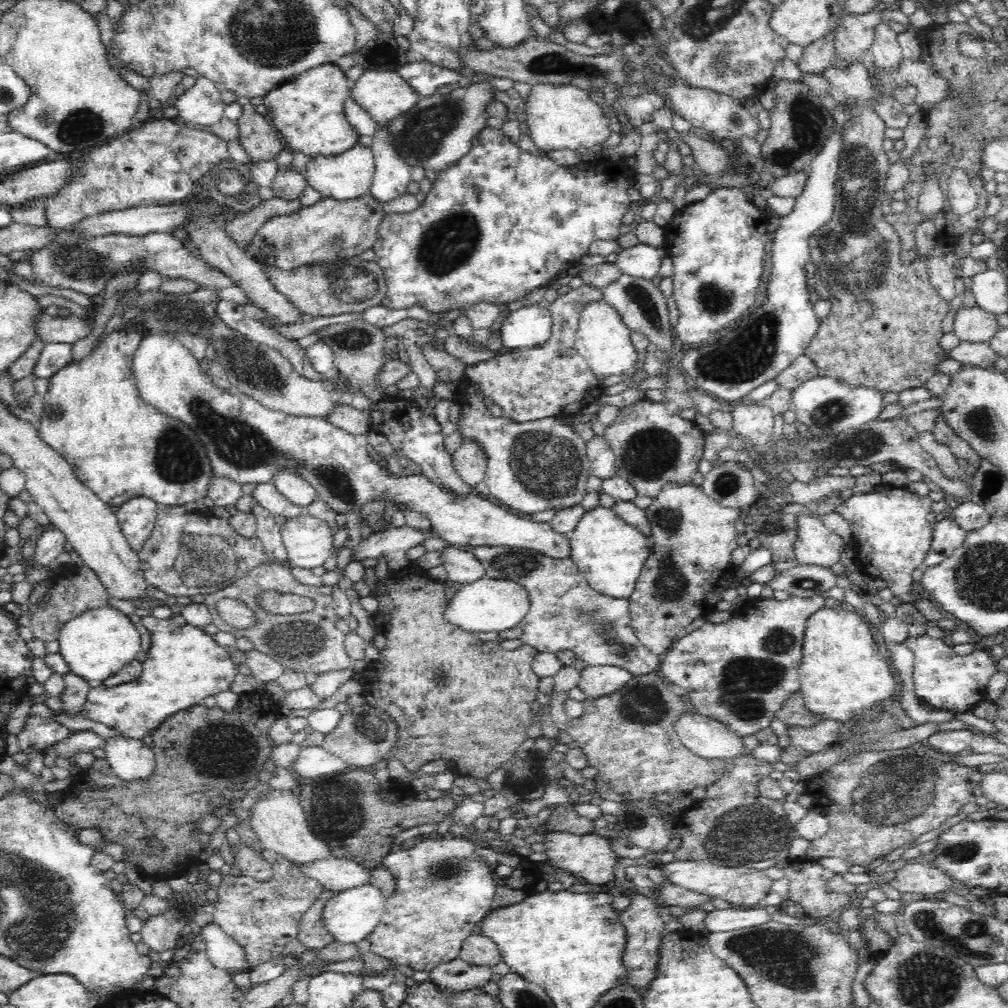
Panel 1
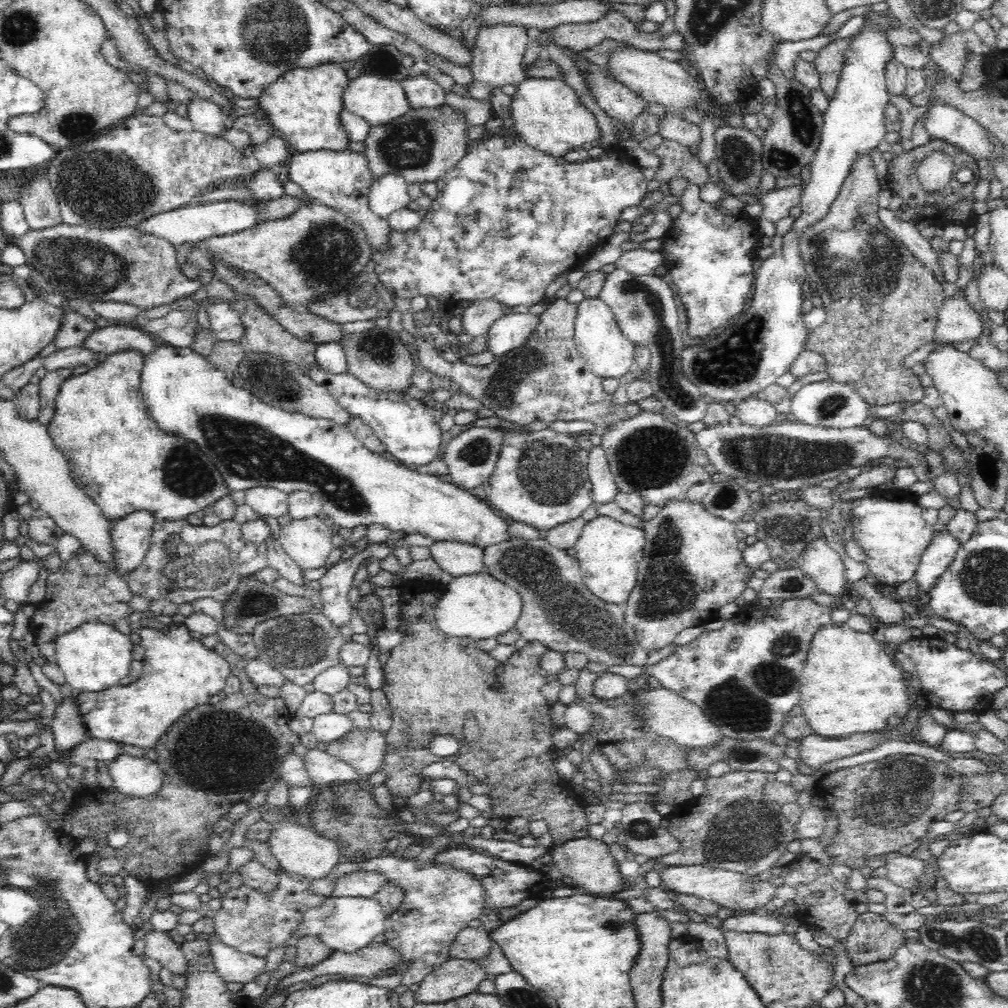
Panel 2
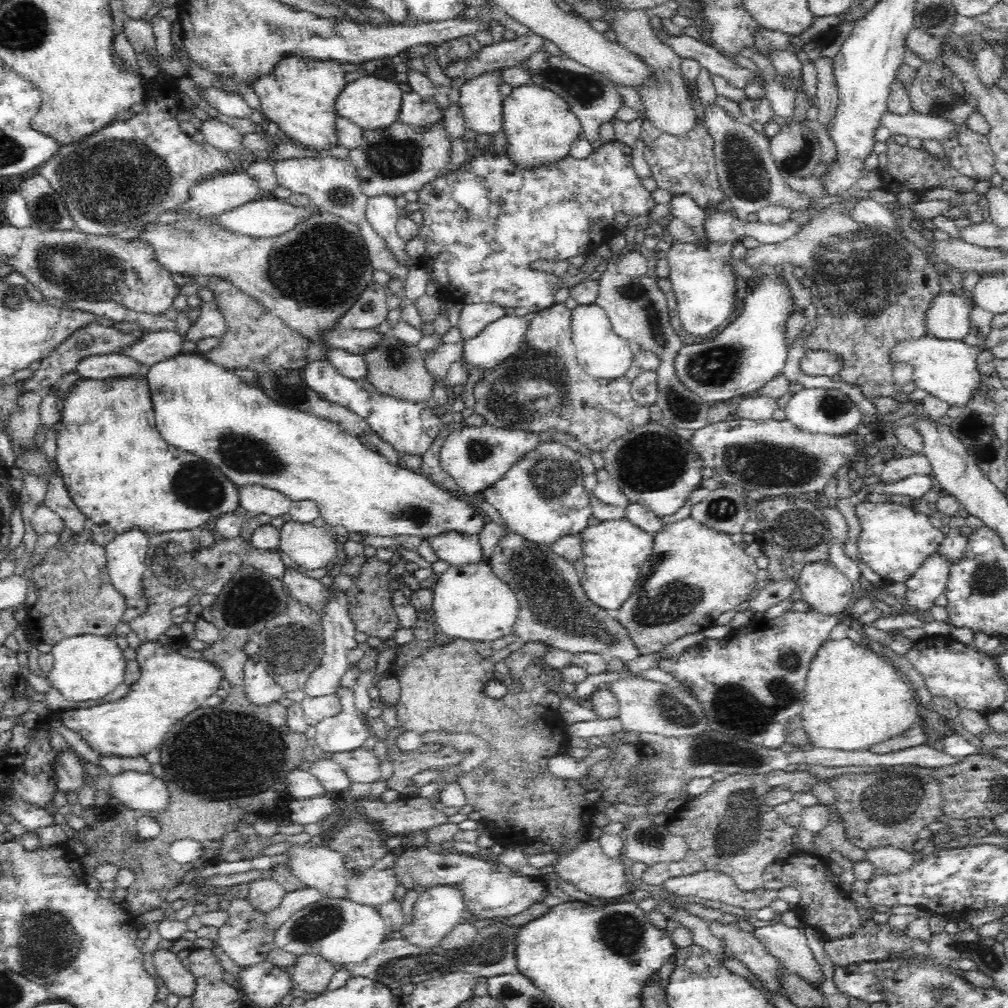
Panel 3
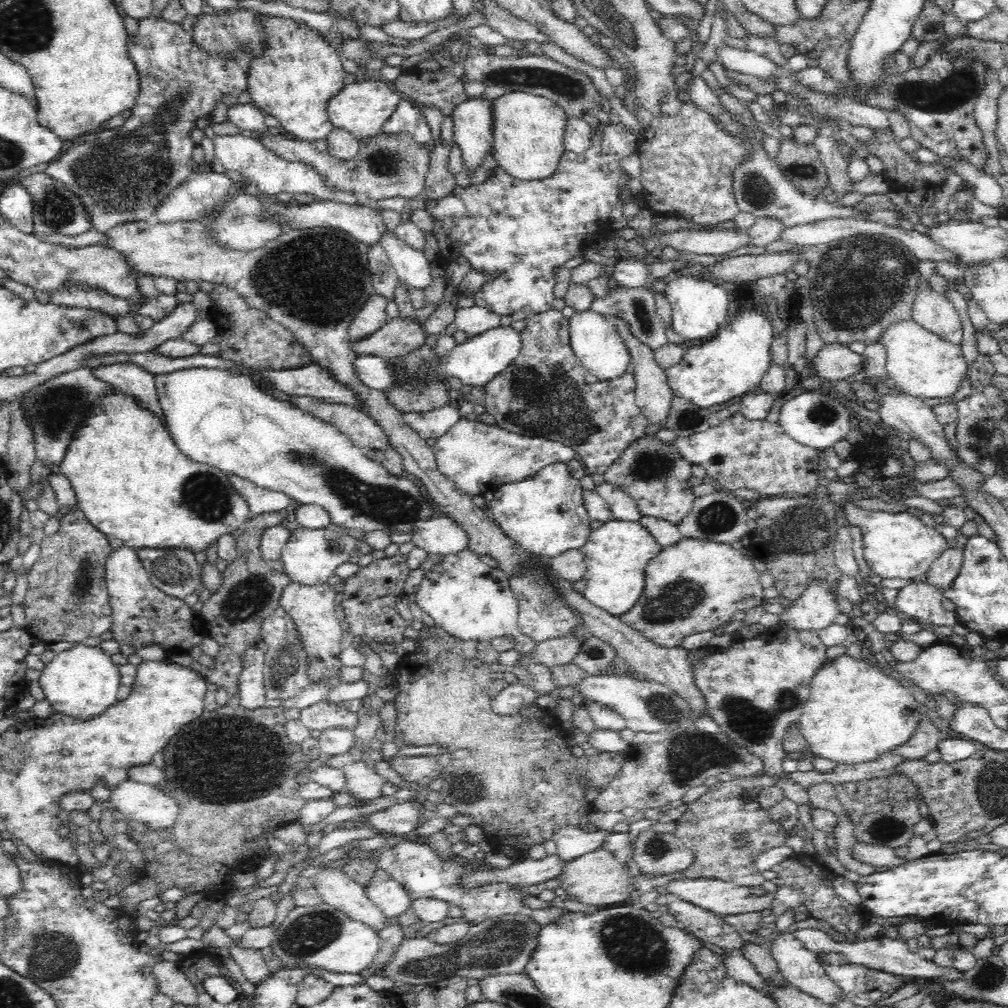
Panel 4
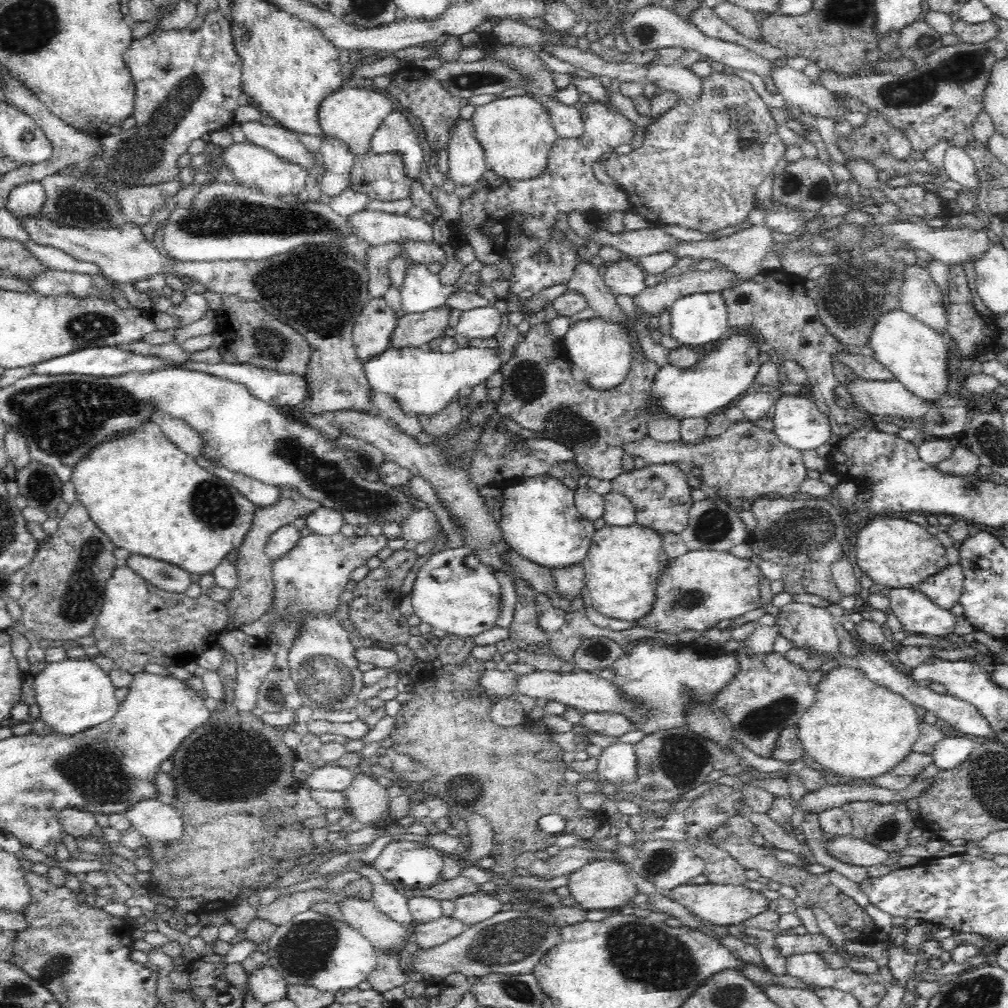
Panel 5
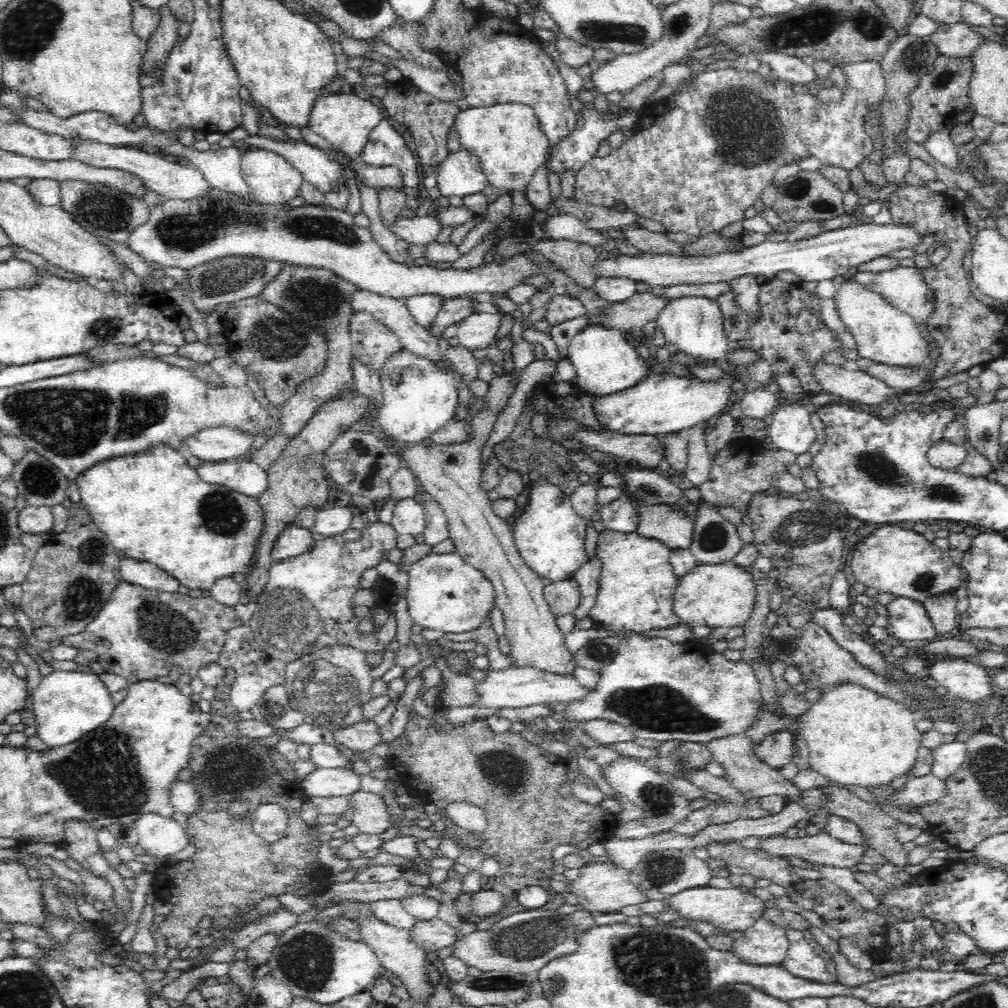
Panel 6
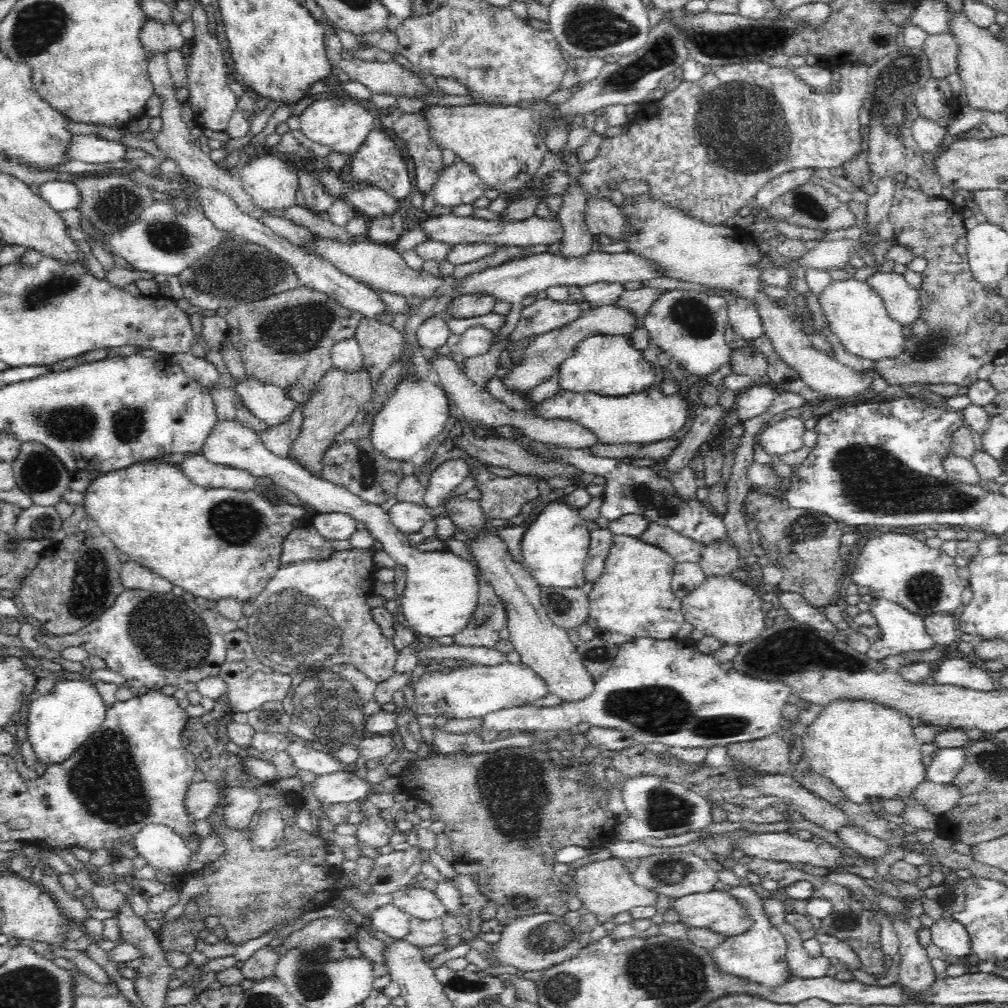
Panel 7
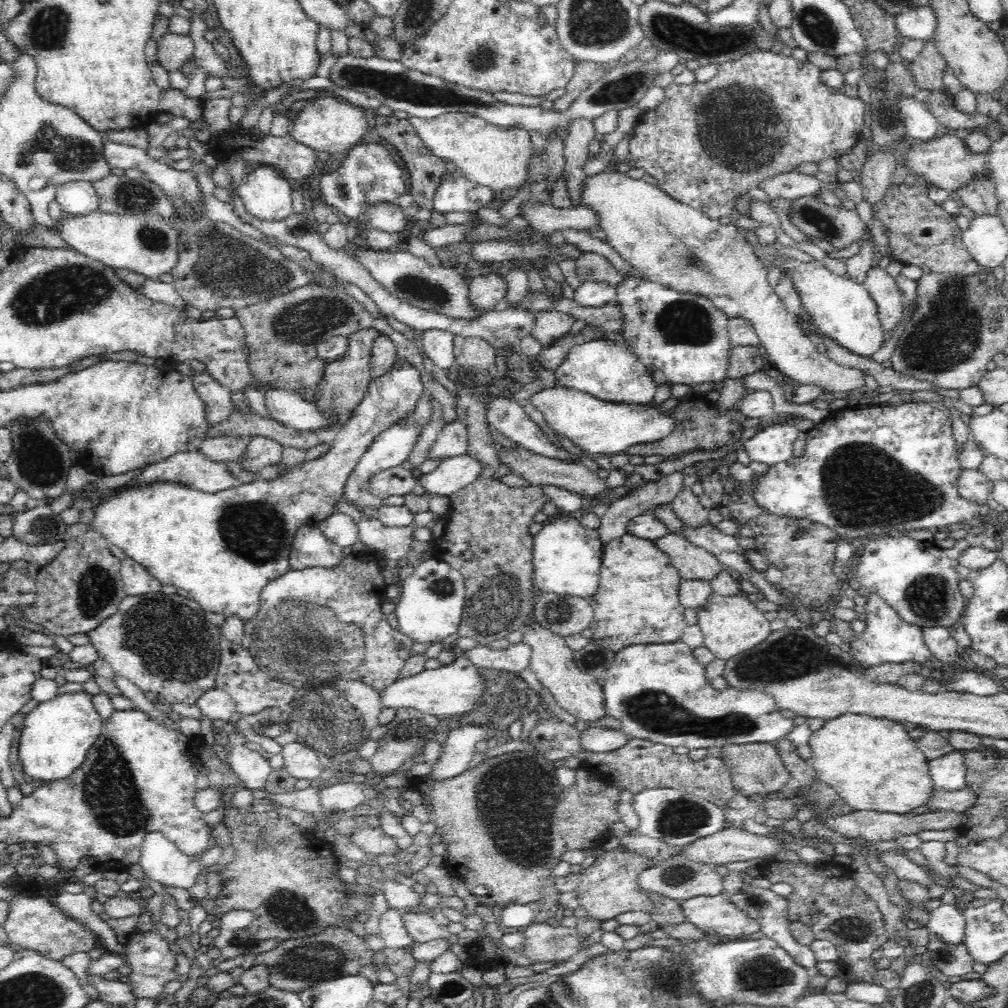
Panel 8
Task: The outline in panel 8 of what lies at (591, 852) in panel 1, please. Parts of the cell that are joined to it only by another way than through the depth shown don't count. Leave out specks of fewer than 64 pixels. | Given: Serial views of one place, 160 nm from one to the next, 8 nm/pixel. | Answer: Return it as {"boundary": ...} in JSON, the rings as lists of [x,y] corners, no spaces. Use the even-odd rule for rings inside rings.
{"boundary":[[[619,848],[604,852],[594,860],[594,864],[579,873],[580,880],[575,890],[579,905],[586,910],[590,918],[601,922],[624,914],[624,912],[642,911],[650,914],[654,910],[655,904],[649,894],[641,890],[638,876],[652,864],[651,860],[647,860],[643,856],[638,856],[633,852],[624,852]]]}

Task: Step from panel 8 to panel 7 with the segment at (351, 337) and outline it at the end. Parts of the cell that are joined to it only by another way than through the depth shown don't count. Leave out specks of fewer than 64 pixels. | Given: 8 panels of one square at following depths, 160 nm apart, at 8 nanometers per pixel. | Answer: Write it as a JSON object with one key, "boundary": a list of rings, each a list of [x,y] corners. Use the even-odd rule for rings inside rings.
{"boundary":[[[363,362],[354,371],[342,370],[340,367],[327,370],[322,380],[318,381],[310,400],[304,403],[301,431],[296,442],[292,444],[288,457],[295,458],[310,473],[319,476],[322,455],[338,434],[348,428],[358,414],[365,410],[365,405],[373,395],[371,374]]]}

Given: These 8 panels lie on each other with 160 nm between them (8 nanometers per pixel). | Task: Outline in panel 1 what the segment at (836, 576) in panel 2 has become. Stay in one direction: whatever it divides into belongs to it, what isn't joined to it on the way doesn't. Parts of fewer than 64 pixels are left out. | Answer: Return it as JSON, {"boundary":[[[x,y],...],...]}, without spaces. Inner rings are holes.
{"boundary":[[[812,511],[798,513],[798,517],[800,517],[798,520],[800,528],[794,544],[796,562],[804,566],[821,566],[831,571],[840,560],[841,537],[830,531]]]}

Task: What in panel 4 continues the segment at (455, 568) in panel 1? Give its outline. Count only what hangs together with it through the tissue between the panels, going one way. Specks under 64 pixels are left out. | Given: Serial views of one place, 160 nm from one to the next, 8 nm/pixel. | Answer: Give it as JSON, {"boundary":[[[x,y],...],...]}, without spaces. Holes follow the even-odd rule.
{"boundary":[[[442,512],[432,513],[426,520],[418,522],[411,532],[411,542],[427,554],[452,554],[468,546],[468,537]]]}

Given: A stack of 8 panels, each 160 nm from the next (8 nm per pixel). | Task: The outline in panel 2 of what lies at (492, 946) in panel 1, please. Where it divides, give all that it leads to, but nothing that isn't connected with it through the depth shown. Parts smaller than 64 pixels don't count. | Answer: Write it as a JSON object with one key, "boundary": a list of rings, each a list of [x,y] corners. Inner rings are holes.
{"boundary":[[[468,925],[459,930],[449,944],[449,956],[468,960],[479,959],[487,953],[490,945],[488,931]]]}

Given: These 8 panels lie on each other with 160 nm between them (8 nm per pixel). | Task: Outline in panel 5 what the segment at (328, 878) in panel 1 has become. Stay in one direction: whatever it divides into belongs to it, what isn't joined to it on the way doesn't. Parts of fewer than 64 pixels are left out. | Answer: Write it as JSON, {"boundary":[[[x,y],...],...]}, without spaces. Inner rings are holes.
{"boundary":[[[362,863],[362,865],[358,864],[356,866],[356,870],[362,877],[374,884],[371,902],[380,912],[401,925],[408,926],[408,924],[415,922],[407,903],[408,900],[404,899],[402,895],[398,895],[398,892],[394,891],[392,883],[388,882],[384,877],[382,878],[375,868],[368,868],[368,864]]]}

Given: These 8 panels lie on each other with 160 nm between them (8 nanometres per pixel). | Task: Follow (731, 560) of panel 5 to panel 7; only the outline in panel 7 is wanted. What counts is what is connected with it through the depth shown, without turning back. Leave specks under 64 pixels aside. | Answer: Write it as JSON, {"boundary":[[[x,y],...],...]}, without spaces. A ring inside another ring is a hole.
{"boundary":[[[732,576],[710,578],[682,599],[685,620],[702,630],[705,636],[716,639],[720,645],[742,647],[759,638],[767,629],[767,613],[762,610],[763,600],[752,584],[742,583]]]}

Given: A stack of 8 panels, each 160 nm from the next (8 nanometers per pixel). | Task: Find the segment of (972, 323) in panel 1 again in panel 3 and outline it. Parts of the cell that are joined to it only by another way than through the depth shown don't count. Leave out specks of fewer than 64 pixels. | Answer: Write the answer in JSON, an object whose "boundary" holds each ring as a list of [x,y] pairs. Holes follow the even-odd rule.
{"boundary":[[[940,292],[928,305],[924,324],[928,335],[947,341],[961,341],[970,332],[969,314],[972,307],[960,293]]]}

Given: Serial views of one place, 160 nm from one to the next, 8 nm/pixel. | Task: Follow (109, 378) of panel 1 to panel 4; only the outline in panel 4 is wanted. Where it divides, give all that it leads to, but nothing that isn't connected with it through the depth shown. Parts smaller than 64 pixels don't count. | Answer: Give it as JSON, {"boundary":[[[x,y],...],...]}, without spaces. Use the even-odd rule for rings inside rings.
{"boundary":[[[117,391],[100,398],[91,416],[82,422],[60,464],[61,473],[70,479],[76,493],[77,506],[90,524],[107,536],[122,540],[128,548],[185,550],[190,554],[208,552],[222,536],[236,532],[252,515],[249,504],[232,486],[227,474],[219,468],[196,462],[176,445],[170,431],[142,409],[133,396]]]}

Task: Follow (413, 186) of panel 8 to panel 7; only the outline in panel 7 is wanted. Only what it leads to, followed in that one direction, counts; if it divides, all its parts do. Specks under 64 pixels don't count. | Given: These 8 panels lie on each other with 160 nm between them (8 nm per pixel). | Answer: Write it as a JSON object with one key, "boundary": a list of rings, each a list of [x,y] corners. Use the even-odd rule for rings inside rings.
{"boundary":[[[390,106],[378,110],[378,120],[380,120],[380,124],[382,124],[385,132],[393,132],[398,138],[402,138],[406,142],[408,154],[410,154],[412,162],[416,165],[416,182],[414,182],[414,187],[422,196],[428,196],[430,192],[433,192],[444,164],[442,151],[436,149],[436,145],[432,143],[432,139],[428,135],[428,125],[426,125],[426,120],[423,120],[423,111],[406,113],[397,106]]]}

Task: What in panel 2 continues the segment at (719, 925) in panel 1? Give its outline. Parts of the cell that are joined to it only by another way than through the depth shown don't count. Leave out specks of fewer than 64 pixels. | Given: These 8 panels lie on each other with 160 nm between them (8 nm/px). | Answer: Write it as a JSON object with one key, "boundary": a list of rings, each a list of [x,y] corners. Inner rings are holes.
{"boundary":[[[765,911],[743,912],[740,915],[732,915],[722,920],[722,927],[738,932],[759,932],[768,936],[778,936],[789,932],[790,929]]]}

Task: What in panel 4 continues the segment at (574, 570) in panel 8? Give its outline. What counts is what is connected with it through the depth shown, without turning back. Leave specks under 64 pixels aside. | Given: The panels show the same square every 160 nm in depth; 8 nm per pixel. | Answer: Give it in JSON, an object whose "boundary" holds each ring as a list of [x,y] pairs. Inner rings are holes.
{"boundary":[[[564,462],[546,466],[538,474],[522,480],[522,482],[512,482],[499,486],[488,498],[486,510],[491,515],[493,521],[502,529],[508,538],[516,541],[525,551],[535,556],[542,556],[545,560],[550,560],[570,552],[570,550],[580,550],[590,538],[591,518],[584,508],[582,500],[582,487],[580,479],[572,478],[568,474],[567,466]]]}

